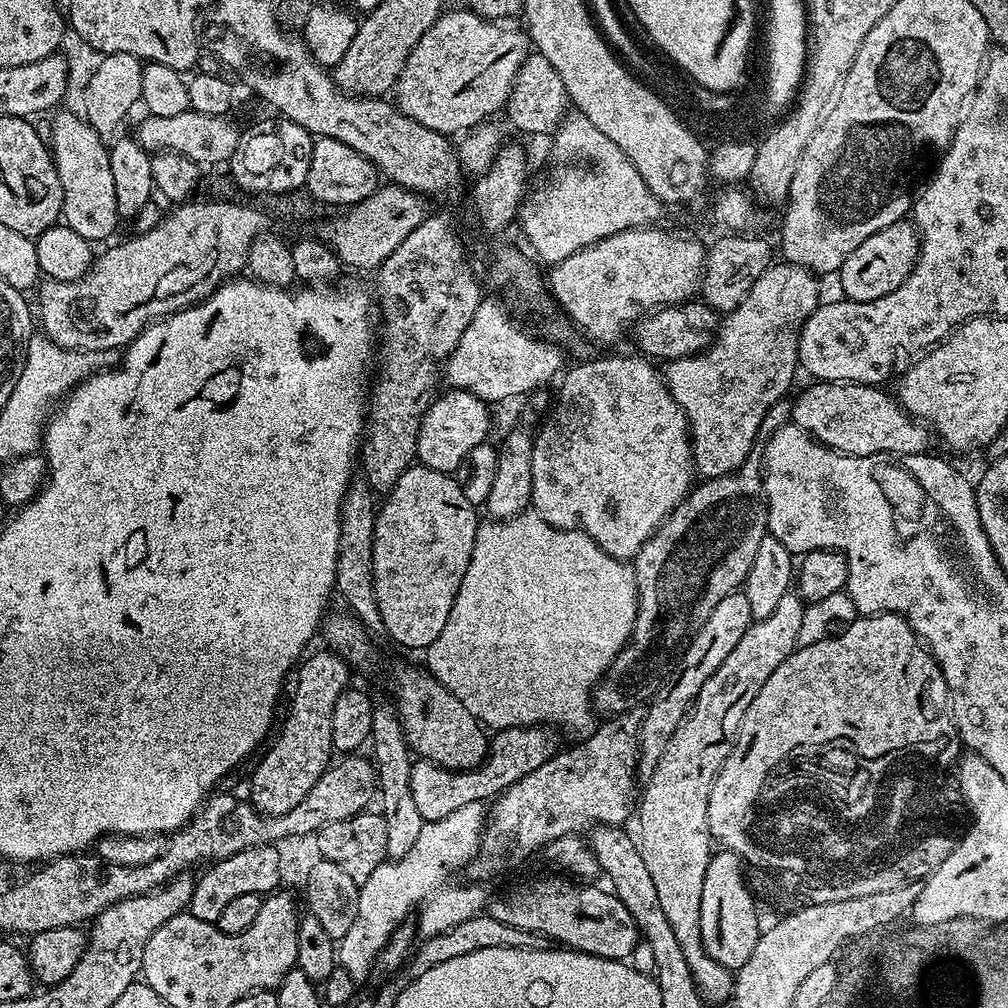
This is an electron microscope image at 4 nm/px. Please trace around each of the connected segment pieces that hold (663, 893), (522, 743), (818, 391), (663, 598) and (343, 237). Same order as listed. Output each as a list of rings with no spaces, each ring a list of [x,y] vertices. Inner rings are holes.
[[[789,590],[779,599],[778,606],[769,617],[748,627],[738,646],[730,650],[726,662],[722,662],[722,666],[706,678],[696,696],[696,703],[670,738],[666,754],[658,758],[658,766],[643,785],[638,800],[638,843],[642,862],[646,862],[646,867],[650,869],[650,878],[654,878],[658,902],[674,929],[678,946],[682,946],[682,954],[686,954],[686,962],[690,962],[690,974],[700,990],[700,997],[709,1005],[720,1004],[724,999],[725,1003],[731,997],[734,983],[733,973],[706,954],[700,933],[702,882],[706,878],[708,862],[714,855],[706,818],[710,786],[717,770],[730,754],[742,714],[746,714],[746,706],[754,702],[754,694],[758,694],[766,678],[770,678],[785,658],[796,651],[796,638],[805,607],[805,601],[795,591]]]
[[[544,726],[501,728],[491,737],[484,763],[477,768],[469,768],[467,772],[456,772],[453,768],[431,764],[429,760],[417,759],[410,770],[410,794],[414,794],[418,814],[422,814],[425,822],[446,818],[446,814],[454,814],[454,810],[470,802],[491,801],[514,782],[526,778],[526,774],[534,774],[542,762],[558,751],[558,745],[548,732],[551,731]]]
[[[812,382],[809,385],[796,401],[791,401],[791,423],[797,424],[813,440],[825,444],[832,451],[847,452],[850,456],[869,456],[883,452],[890,452],[893,456],[918,456],[929,451],[929,429],[921,421],[909,416],[889,393],[888,397],[883,387],[843,382]]]
[[[759,455],[749,456],[741,468],[735,468],[728,476],[713,476],[700,483],[661,522],[656,533],[640,547],[634,558],[638,610],[632,636],[592,690],[592,706],[597,713],[629,712],[632,708],[647,705],[652,695],[664,685],[664,679],[672,673],[677,657],[696,637],[698,630],[702,630],[706,618],[710,618],[710,610],[714,610],[726,594],[743,585],[758,545],[768,532],[768,508],[761,495],[764,478]]]
[[[385,183],[361,204],[353,204],[347,210],[341,211],[344,213],[328,228],[327,243],[336,253],[336,259],[340,261],[341,265],[348,267],[349,264],[352,268],[361,268],[362,271],[371,273],[373,270],[379,269],[380,264],[386,262],[386,258],[390,258],[390,254],[394,254],[394,250],[398,250],[398,246],[402,246],[402,238],[406,238],[406,234],[410,234],[410,230],[414,230],[414,226],[422,226],[422,222],[430,215],[430,208],[424,200],[427,199],[419,192],[411,192],[400,184]]]

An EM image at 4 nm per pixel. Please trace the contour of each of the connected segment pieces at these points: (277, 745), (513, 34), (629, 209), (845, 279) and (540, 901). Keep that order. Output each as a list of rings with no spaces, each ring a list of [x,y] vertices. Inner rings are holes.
[[[331,650],[323,651],[312,657],[309,655],[295,669],[296,689],[288,704],[288,717],[280,728],[280,737],[272,745],[267,745],[268,753],[257,762],[252,772],[250,800],[261,816],[285,816],[294,810],[294,806],[314,790],[314,782],[318,782],[333,759],[330,718],[334,718],[334,702],[338,702],[338,694],[349,687],[350,665],[343,656]]]
[[[445,11],[436,19],[434,26],[430,26],[430,30],[418,38],[418,46],[410,50],[410,58],[406,58],[406,66],[394,89],[394,103],[400,111],[422,122],[422,126],[445,134],[475,128],[495,117],[492,115],[507,105],[514,78],[530,54],[528,33],[519,23],[516,25],[516,22],[485,20],[477,12],[463,11]]]
[[[579,114],[565,115],[554,139],[556,160],[564,165],[554,169],[541,188],[529,191],[518,211],[518,225],[532,243],[531,251],[541,261],[544,259],[545,265],[562,262],[610,234],[642,228],[655,221],[652,219],[662,209],[661,201],[650,200],[652,191],[642,182],[642,174],[634,170],[630,158],[594,122]]]
[[[907,219],[894,222],[894,226],[886,226],[886,230],[878,230],[857,246],[854,254],[842,262],[838,273],[843,299],[854,302],[874,302],[874,298],[882,298],[882,294],[890,294],[890,290],[898,290],[902,282],[916,265],[920,253],[920,237],[915,223]]]
[[[540,876],[528,880],[508,892],[498,895],[493,901],[487,903],[486,914],[504,922],[510,926],[518,926],[519,929],[530,930],[540,933],[551,941],[575,952],[588,953],[591,956],[606,958],[607,960],[631,959],[633,950],[640,943],[639,932],[634,918],[631,917],[626,906],[609,889],[602,889],[596,886],[578,886],[567,877],[561,876]]]

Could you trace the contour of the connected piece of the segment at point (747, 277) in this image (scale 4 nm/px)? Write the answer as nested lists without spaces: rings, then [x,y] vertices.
[[[720,234],[716,241],[706,248],[704,274],[700,278],[699,299],[717,314],[733,312],[750,292],[769,266],[774,263],[774,248],[752,234]]]

